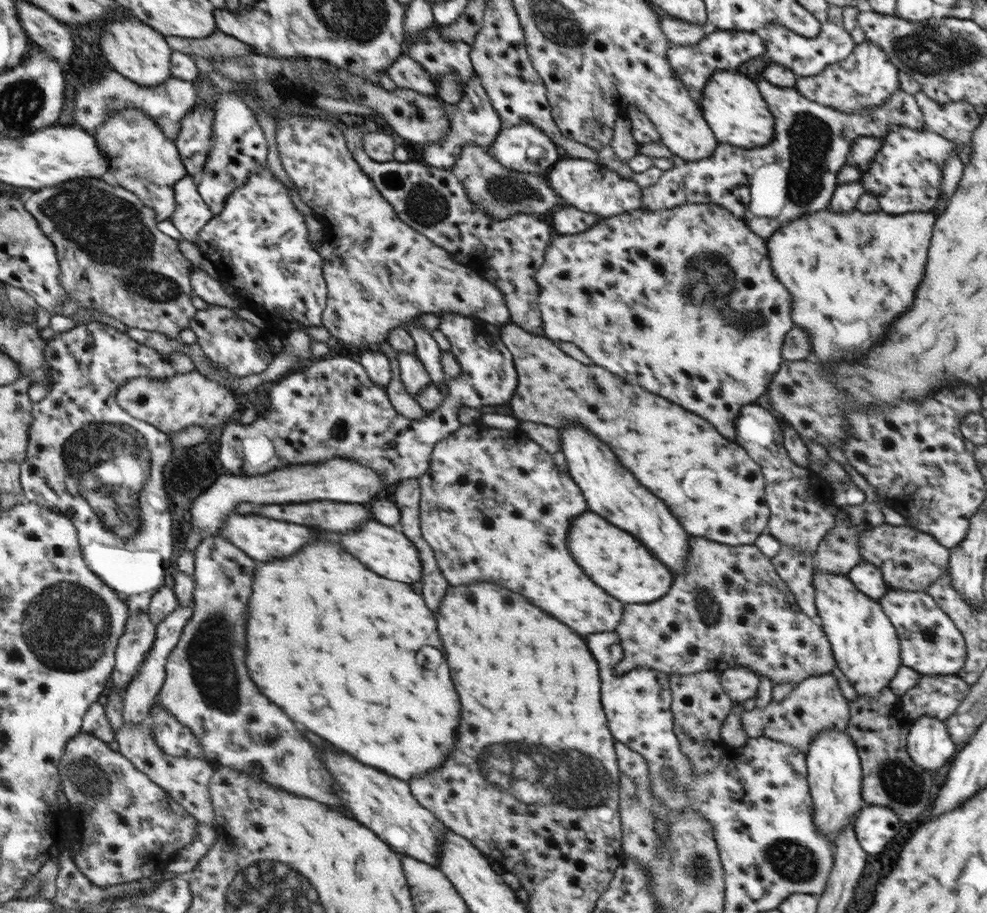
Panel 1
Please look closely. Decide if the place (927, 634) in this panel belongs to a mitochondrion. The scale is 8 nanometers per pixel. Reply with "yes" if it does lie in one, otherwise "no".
yes

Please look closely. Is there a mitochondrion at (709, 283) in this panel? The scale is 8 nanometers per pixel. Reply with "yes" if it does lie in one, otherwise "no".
yes

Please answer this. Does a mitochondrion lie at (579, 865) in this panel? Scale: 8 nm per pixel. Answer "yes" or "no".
no

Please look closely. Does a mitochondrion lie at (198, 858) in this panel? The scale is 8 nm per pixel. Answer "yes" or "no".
no

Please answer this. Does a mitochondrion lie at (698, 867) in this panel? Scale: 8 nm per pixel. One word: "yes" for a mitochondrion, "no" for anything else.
yes

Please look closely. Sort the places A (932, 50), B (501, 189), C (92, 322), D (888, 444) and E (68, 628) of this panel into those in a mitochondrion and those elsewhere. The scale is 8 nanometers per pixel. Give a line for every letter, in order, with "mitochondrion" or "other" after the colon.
A: mitochondrion
B: mitochondrion
C: other
D: other
E: mitochondrion

